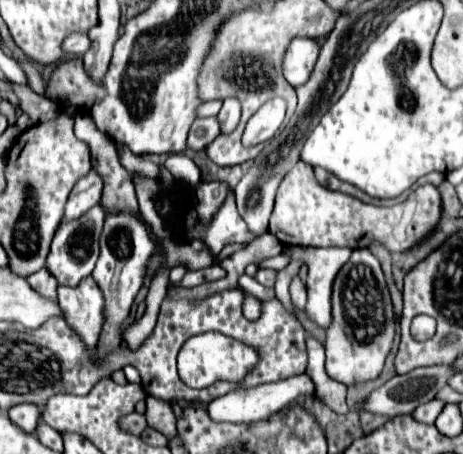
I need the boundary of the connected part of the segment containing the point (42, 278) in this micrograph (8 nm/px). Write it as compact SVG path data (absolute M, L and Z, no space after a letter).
M44 266L42 270L30 274L30 276L28 276L28 282L30 282L40 294L44 294L46 298L56 300L56 286L58 286L58 282L56 282L56 278L48 272L46 266Z

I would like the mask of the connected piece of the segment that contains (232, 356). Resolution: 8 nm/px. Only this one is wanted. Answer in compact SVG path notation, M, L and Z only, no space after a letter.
M204 332L188 338L180 348L178 374L180 374L180 380L190 388L208 388L220 380L240 386L244 378L254 370L258 360L260 360L260 354L252 346L238 342L234 338L228 338L220 332Z

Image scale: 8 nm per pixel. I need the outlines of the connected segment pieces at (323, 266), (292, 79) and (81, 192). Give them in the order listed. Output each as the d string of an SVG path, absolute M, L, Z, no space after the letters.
M285 246L291 260L304 260L308 266L308 316L318 322L322 328L330 322L330 292L332 292L332 278L336 270L350 258L352 250L344 248L315 248L304 246Z
M294 38L290 42L282 60L282 72L292 86L300 86L310 78L318 48L320 46L312 38Z
M90 170L72 188L70 198L68 198L68 206L66 206L66 212L64 212L64 218L80 218L80 214L84 214L84 210L88 210L96 202L100 202L102 190L104 190L102 176L96 170Z

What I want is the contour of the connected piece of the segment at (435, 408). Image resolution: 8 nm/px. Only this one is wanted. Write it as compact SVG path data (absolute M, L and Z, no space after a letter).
M434 398L432 402L426 402L426 404L420 404L416 410L414 410L414 418L424 422L424 424L434 424L436 416L442 412L442 408L446 406L444 400L438 400Z

